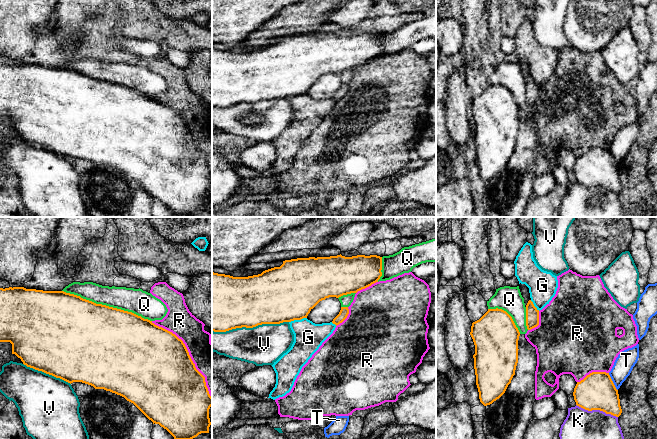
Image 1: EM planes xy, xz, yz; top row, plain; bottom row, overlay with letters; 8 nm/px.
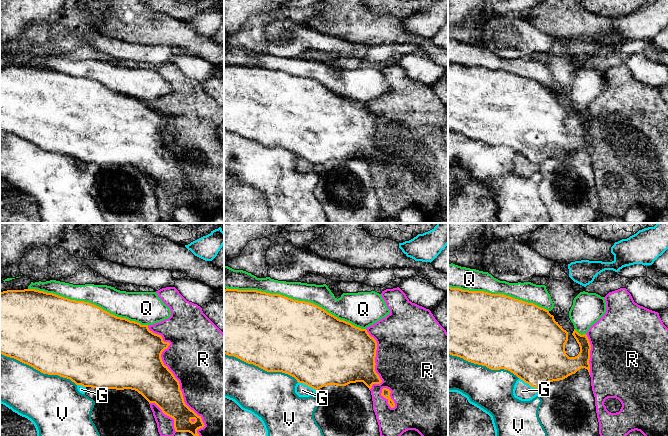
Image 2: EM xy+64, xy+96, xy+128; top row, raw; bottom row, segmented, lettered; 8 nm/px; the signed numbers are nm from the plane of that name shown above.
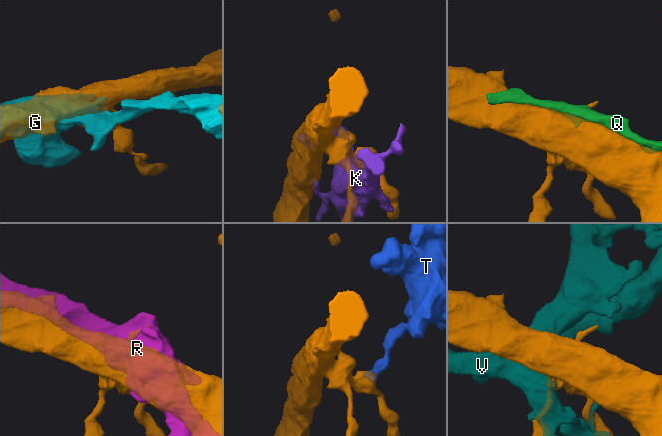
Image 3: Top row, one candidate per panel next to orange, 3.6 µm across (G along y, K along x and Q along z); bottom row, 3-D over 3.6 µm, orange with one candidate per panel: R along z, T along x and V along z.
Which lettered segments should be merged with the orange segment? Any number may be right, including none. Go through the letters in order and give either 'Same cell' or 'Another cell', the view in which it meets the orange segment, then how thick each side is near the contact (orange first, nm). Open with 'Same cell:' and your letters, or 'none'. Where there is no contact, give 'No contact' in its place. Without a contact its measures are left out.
Same cell: none
G: Another cell. Touches orange in xz. Thickness 440 nm (orange) against 240 nm
K: Another cell. Touches orange in yz. Thickness 300 nm (orange) against 240 nm
Q: Another cell. Touches orange in xy. Thickness 500 nm (orange) against 200 nm
R: Another cell. Touches orange in xy. Thickness 500 nm (orange) against 280 nm
T: Another cell. Touches orange in yz. Thickness 300 nm (orange) against 160 nm
V: Another cell. Touches orange in xz. Thickness 420 nm (orange) against 320 nm

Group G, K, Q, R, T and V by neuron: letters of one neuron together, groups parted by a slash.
G / K / Q / R / T V

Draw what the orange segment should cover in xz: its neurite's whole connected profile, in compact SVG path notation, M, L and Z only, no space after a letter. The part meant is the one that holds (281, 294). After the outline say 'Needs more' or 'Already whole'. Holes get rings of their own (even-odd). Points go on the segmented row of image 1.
M357 255L345 257L297 258L283 261L280 267L248 277L233 277L212 272L212 331L253 328L307 318L310 311L329 297L357 293L378 282L382 276L382 257Z. Already whole

